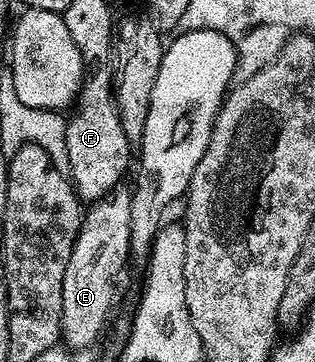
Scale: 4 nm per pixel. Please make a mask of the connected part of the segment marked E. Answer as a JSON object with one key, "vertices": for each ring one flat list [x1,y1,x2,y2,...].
{"vertices":[[117,187,100,200,91,202,83,214,76,242,72,244,70,263,66,263,66,275,62,279,60,335,65,346,93,346,108,319,108,311,116,297,112,280,130,261,131,203,131,192]]}

